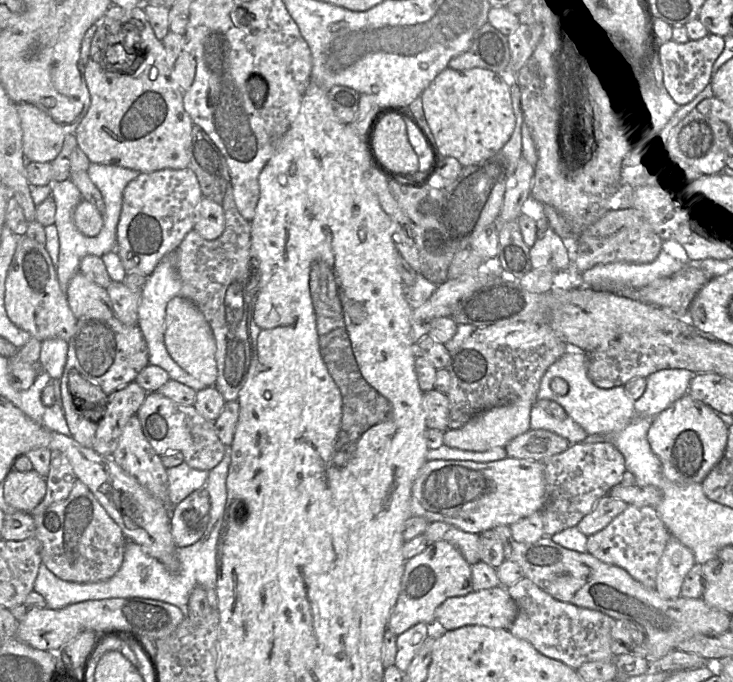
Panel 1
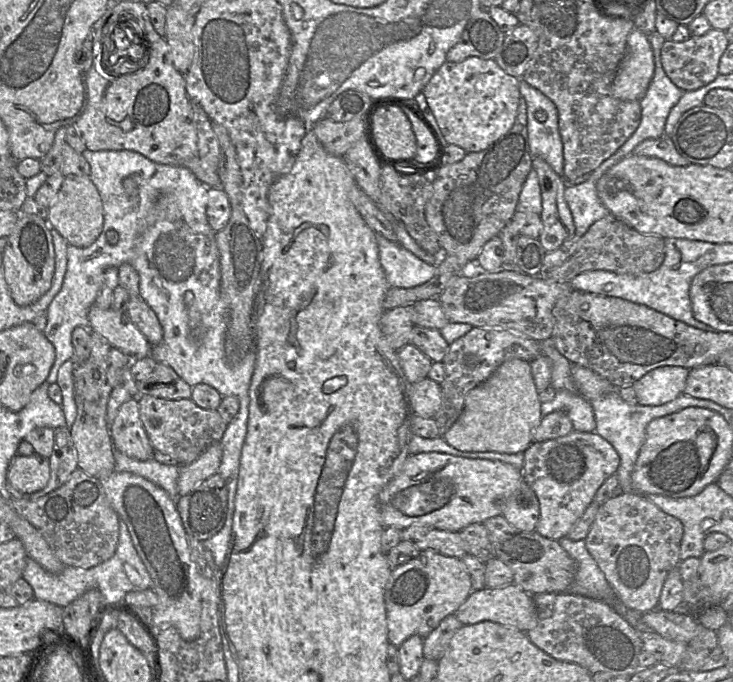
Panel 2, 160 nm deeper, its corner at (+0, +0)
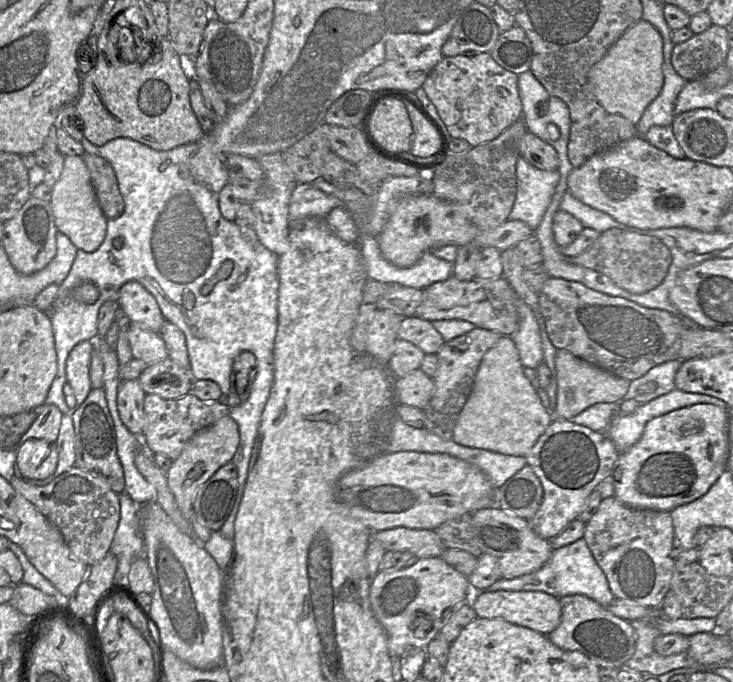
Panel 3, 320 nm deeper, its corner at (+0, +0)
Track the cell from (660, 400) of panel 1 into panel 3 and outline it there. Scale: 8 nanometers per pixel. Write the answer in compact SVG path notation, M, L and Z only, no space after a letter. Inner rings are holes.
M670 360L651 368L642 377L632 380L623 401L635 399L640 404L647 403L669 393L675 386L675 375L682 360Z

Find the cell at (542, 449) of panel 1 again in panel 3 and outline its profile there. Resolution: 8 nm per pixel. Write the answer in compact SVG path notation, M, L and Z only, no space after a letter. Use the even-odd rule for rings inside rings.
M557 349L555 364L558 391L553 415L556 419L571 420L596 403L620 403L630 387L631 381L599 368L565 349Z

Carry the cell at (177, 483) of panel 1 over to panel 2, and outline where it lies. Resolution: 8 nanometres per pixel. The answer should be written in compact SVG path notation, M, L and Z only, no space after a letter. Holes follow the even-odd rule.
M112 444L112 453L115 460L115 471L129 472L141 476L164 489L171 498L178 497L177 481L180 465L167 465L151 458L140 461L123 454Z

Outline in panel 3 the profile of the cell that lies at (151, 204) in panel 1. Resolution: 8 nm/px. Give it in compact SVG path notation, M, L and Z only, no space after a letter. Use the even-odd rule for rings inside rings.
M140 283L123 284L118 289L117 303L129 323L160 334L166 319L155 298Z

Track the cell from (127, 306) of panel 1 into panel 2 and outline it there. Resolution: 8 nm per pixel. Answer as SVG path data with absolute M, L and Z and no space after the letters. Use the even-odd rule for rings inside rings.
M140 296L130 297L125 313L151 345L163 339L163 328L155 312Z

